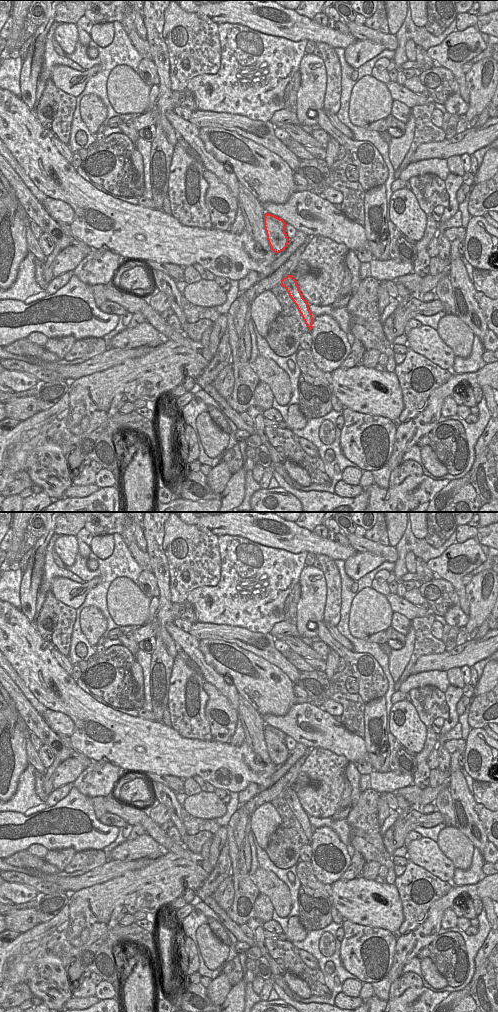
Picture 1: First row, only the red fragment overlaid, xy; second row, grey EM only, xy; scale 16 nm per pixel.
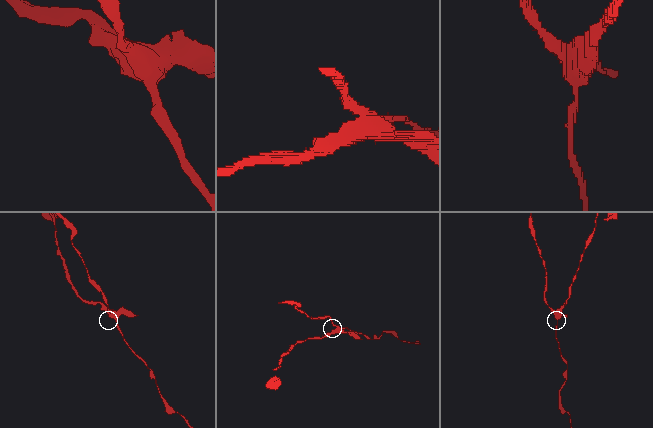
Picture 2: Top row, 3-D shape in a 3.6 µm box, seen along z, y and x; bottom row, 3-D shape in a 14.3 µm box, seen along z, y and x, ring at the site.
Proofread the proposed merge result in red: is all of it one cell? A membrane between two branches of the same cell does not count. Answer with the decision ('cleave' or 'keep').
cleave

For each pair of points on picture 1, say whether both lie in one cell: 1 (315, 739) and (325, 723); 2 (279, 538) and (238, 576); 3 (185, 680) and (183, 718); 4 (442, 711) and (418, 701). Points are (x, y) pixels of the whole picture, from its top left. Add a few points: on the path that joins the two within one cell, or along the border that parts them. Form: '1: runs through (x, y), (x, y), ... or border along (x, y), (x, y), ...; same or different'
1: runs through (315, 735), (321, 727); same
2: border along (247, 538), (263, 545), (282, 548), (292, 553); different
3: runs through (185, 689), (184, 709); same
4: runs through (436, 707), (428, 701), (424, 701); same

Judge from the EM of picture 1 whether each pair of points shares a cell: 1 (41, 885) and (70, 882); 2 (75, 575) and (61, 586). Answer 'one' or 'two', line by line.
1: two
2: two

